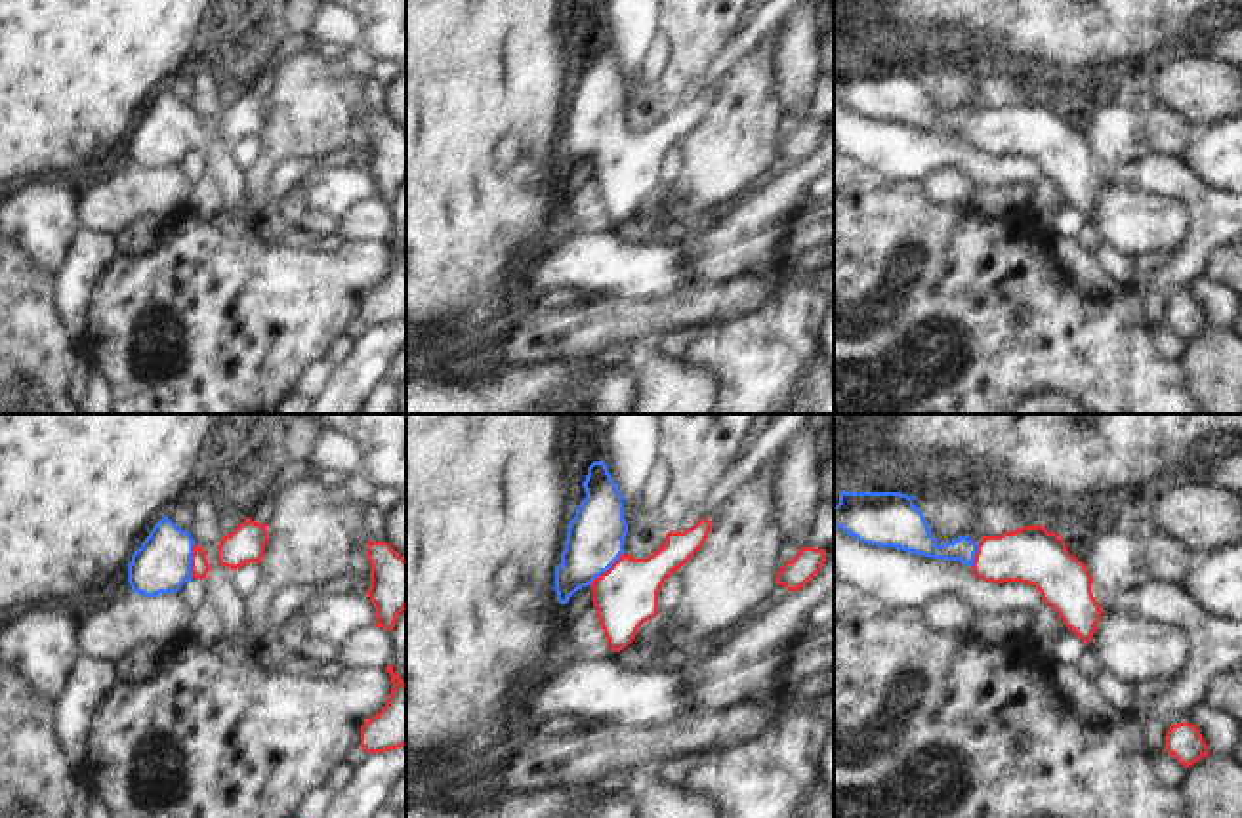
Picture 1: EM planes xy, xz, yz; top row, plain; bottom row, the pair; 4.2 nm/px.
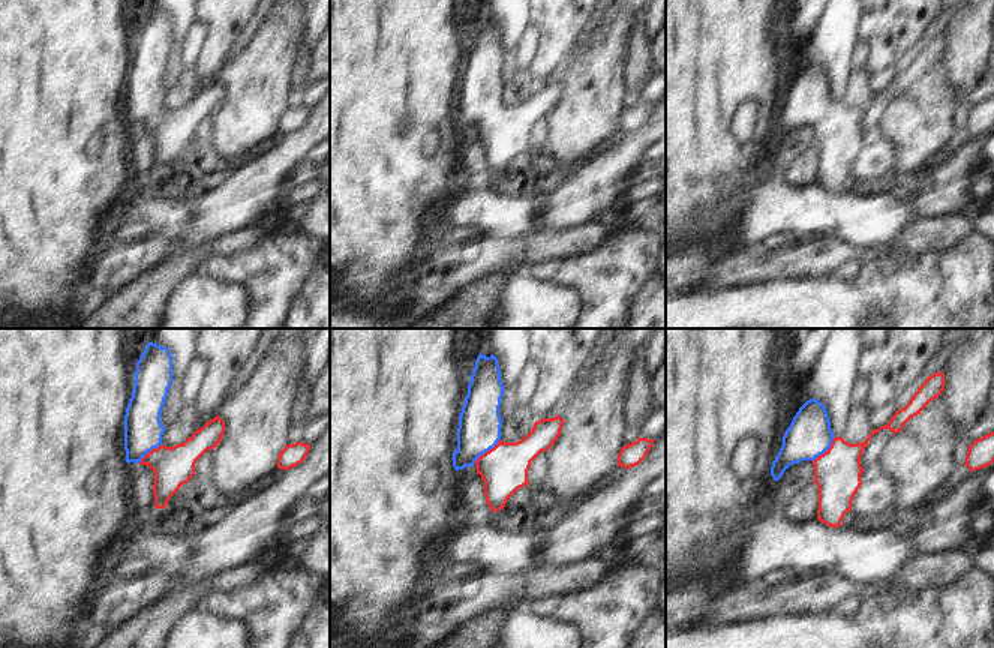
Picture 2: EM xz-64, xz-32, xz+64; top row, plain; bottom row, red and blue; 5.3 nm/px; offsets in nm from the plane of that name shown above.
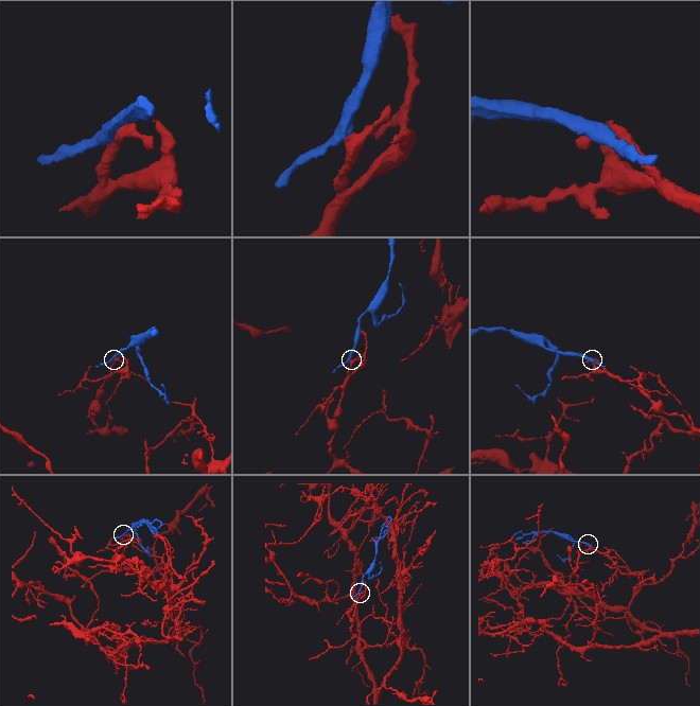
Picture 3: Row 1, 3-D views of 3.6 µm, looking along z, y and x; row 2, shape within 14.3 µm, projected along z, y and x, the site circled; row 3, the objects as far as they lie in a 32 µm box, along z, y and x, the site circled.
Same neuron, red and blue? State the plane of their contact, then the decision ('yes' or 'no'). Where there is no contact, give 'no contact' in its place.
xz | yes

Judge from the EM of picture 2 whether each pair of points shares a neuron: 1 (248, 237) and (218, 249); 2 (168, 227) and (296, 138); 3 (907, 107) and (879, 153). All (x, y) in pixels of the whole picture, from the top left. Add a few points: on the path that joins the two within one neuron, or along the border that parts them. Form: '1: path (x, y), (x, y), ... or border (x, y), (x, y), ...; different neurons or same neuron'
1: path (240, 240), (225, 245); same neuron
2: border (191, 203), (188, 207), (188, 224), (168, 239); different neurons
3: border (882, 137), (892, 144), (894, 167); different neurons

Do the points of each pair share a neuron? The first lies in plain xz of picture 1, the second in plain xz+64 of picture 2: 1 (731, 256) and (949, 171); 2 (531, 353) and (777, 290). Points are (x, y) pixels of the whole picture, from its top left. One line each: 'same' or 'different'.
1: same
2: different

